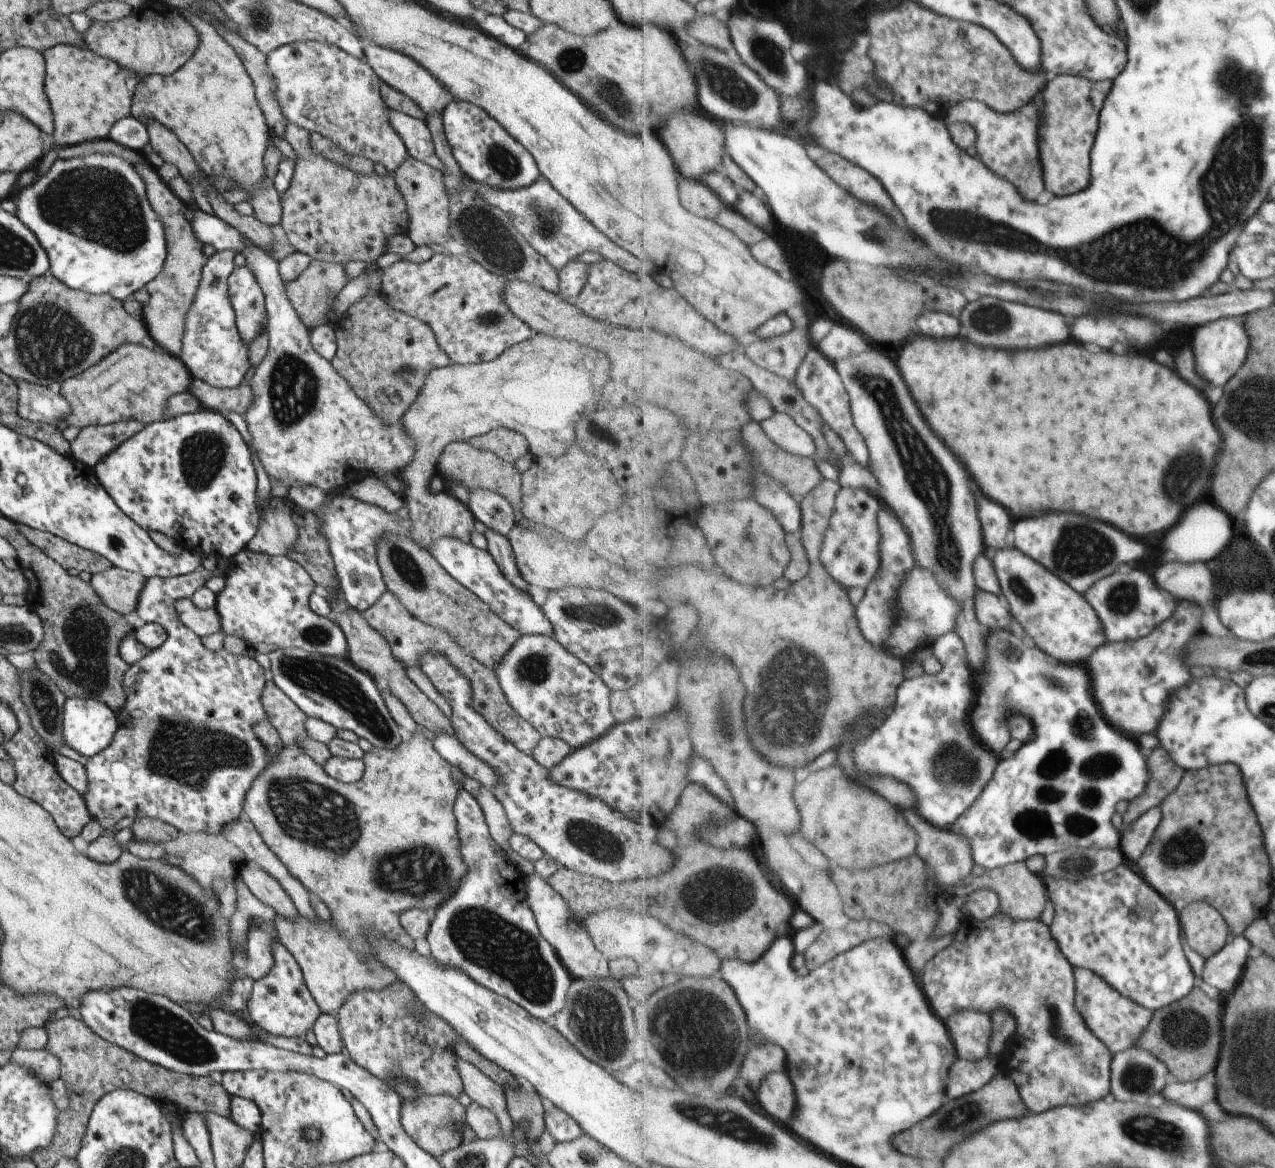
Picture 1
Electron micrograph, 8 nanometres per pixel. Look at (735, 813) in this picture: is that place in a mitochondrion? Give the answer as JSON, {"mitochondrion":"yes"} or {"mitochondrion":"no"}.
{"mitochondrion":"no"}

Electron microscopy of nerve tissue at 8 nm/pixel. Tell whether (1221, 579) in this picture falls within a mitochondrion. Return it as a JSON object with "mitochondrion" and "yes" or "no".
{"mitochondrion":"no"}

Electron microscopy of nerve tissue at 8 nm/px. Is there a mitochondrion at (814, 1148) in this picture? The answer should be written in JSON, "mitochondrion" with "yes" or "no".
{"mitochondrion":"no"}

